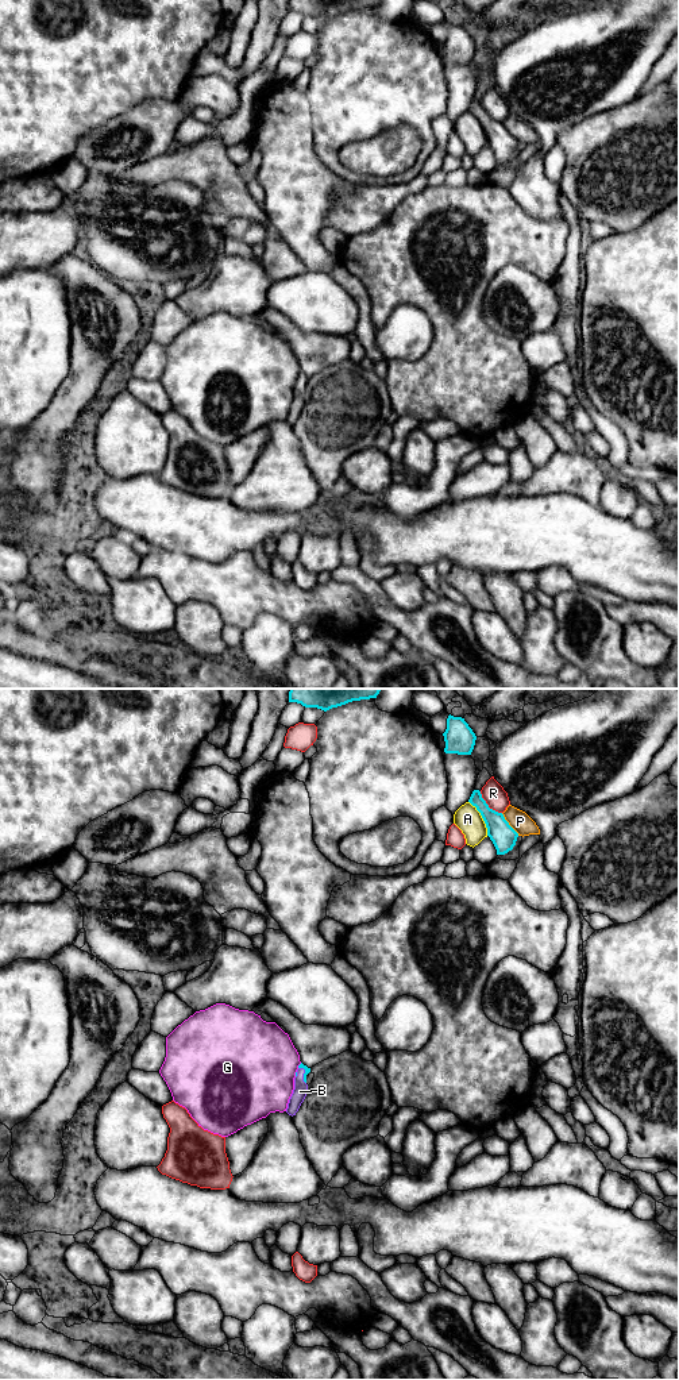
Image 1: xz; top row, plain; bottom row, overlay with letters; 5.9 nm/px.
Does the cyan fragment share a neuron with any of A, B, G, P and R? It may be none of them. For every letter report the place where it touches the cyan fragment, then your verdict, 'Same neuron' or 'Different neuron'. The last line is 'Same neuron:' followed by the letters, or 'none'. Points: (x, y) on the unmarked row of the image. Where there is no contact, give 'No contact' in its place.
A: Touches cyan at xz (482, 126). Different neuron
B: Touches cyan at xz (304, 382). Same neuron
G: Touches cyan at xz (299, 374). Different neuron
P: Touches cyan at xz (508, 133). Different neuron
R: Touches cyan at xz (487, 114). Different neuron
Same neuron: B

